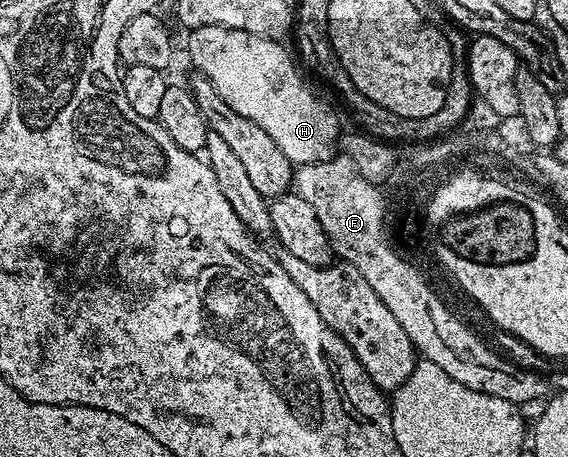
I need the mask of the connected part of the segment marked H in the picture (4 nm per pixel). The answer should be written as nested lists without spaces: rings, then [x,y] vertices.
[[[200,26],[193,29],[189,36],[190,60],[198,67],[195,69],[206,76],[212,86],[216,86],[216,94],[220,94],[220,98],[224,98],[224,102],[228,102],[228,106],[232,106],[236,114],[252,118],[252,122],[256,122],[260,130],[265,130],[268,138],[272,138],[272,142],[276,142],[276,146],[284,150],[291,164],[315,164],[334,159],[340,148],[338,116],[302,81],[295,57],[290,57],[279,41],[260,38],[244,30],[232,30],[228,26]]]

